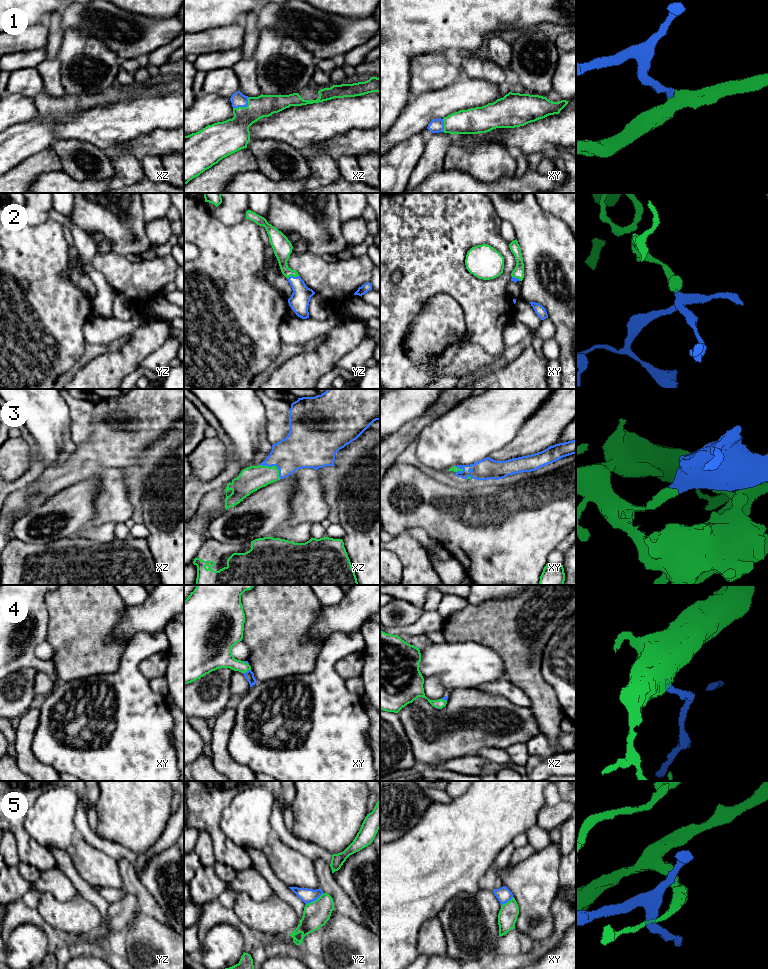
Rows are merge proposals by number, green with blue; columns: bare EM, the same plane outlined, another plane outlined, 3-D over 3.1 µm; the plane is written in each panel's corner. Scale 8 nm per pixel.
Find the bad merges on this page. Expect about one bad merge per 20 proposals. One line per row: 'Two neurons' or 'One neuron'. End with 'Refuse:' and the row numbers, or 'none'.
1: One neuron
2: One neuron
3: One neuron
4: One neuron
5: Two neurons
Refuse: 5

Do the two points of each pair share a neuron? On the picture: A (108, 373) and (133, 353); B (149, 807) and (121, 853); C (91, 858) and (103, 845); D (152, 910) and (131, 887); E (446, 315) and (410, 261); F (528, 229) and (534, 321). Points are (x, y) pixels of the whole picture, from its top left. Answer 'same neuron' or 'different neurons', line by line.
A: same neuron
B: different neurons
C: different neurons
D: same neuron
E: different neurons
F: different neurons

